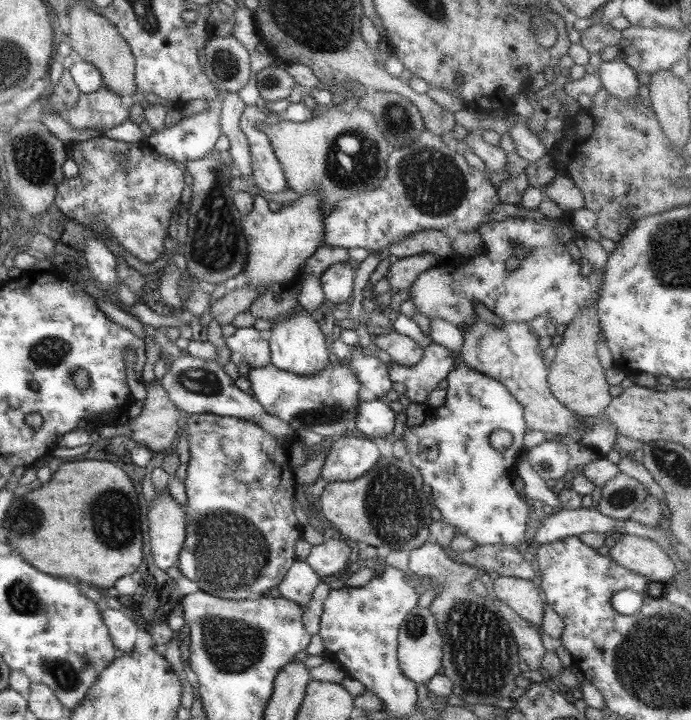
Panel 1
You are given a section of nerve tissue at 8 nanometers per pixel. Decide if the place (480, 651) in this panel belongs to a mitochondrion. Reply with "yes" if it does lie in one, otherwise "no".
yes

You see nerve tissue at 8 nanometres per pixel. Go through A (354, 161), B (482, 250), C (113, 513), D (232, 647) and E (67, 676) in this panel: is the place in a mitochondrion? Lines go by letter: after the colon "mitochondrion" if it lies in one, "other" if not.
A: mitochondrion
B: other
C: mitochondrion
D: mitochondrion
E: mitochondrion

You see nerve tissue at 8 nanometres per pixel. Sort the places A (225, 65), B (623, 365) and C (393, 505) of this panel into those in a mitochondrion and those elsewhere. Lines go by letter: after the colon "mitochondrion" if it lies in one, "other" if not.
A: mitochondrion
B: other
C: mitochondrion

